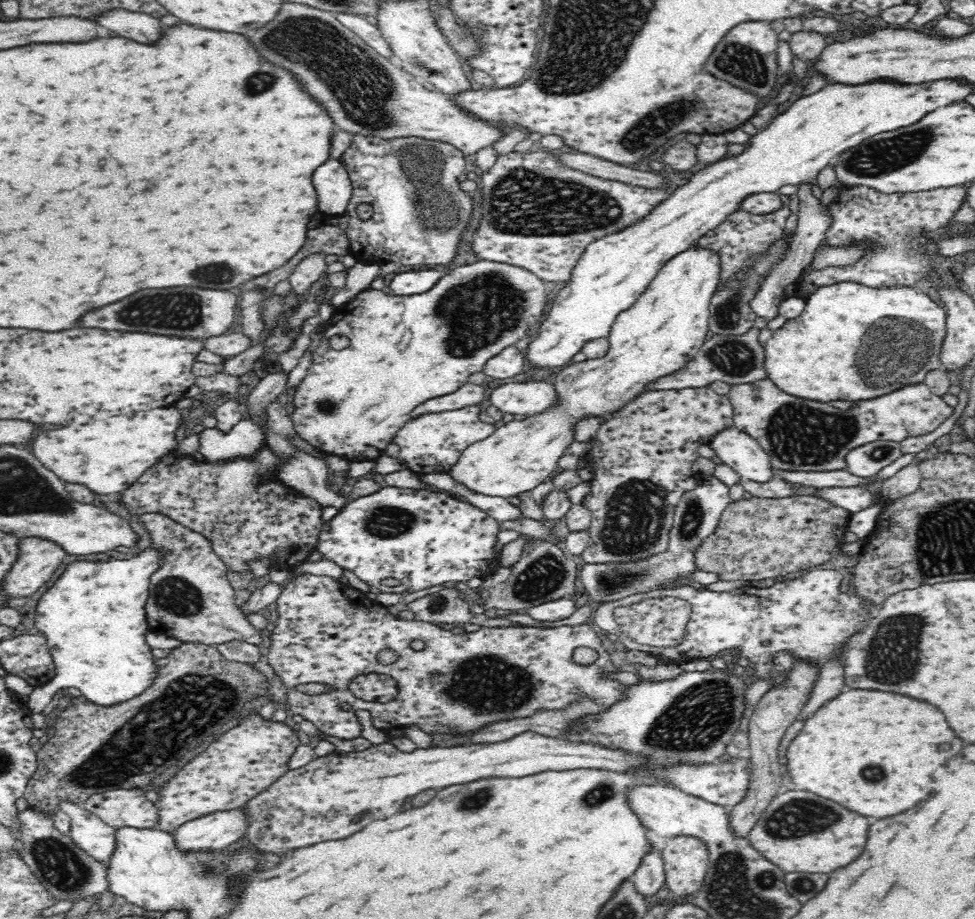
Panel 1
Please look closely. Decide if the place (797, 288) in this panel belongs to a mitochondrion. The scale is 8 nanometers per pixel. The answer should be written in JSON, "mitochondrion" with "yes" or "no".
{"mitochondrion":"no"}

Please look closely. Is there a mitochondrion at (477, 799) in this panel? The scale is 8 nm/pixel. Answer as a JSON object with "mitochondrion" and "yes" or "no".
{"mitochondrion":"yes"}

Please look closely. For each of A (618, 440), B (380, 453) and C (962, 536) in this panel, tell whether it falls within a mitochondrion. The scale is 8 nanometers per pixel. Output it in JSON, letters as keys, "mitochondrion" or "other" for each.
{"A":"other","B":"other","C":"mitochondrion"}

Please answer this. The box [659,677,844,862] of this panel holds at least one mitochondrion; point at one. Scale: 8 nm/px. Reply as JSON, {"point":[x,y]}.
{"point":[797,818]}

